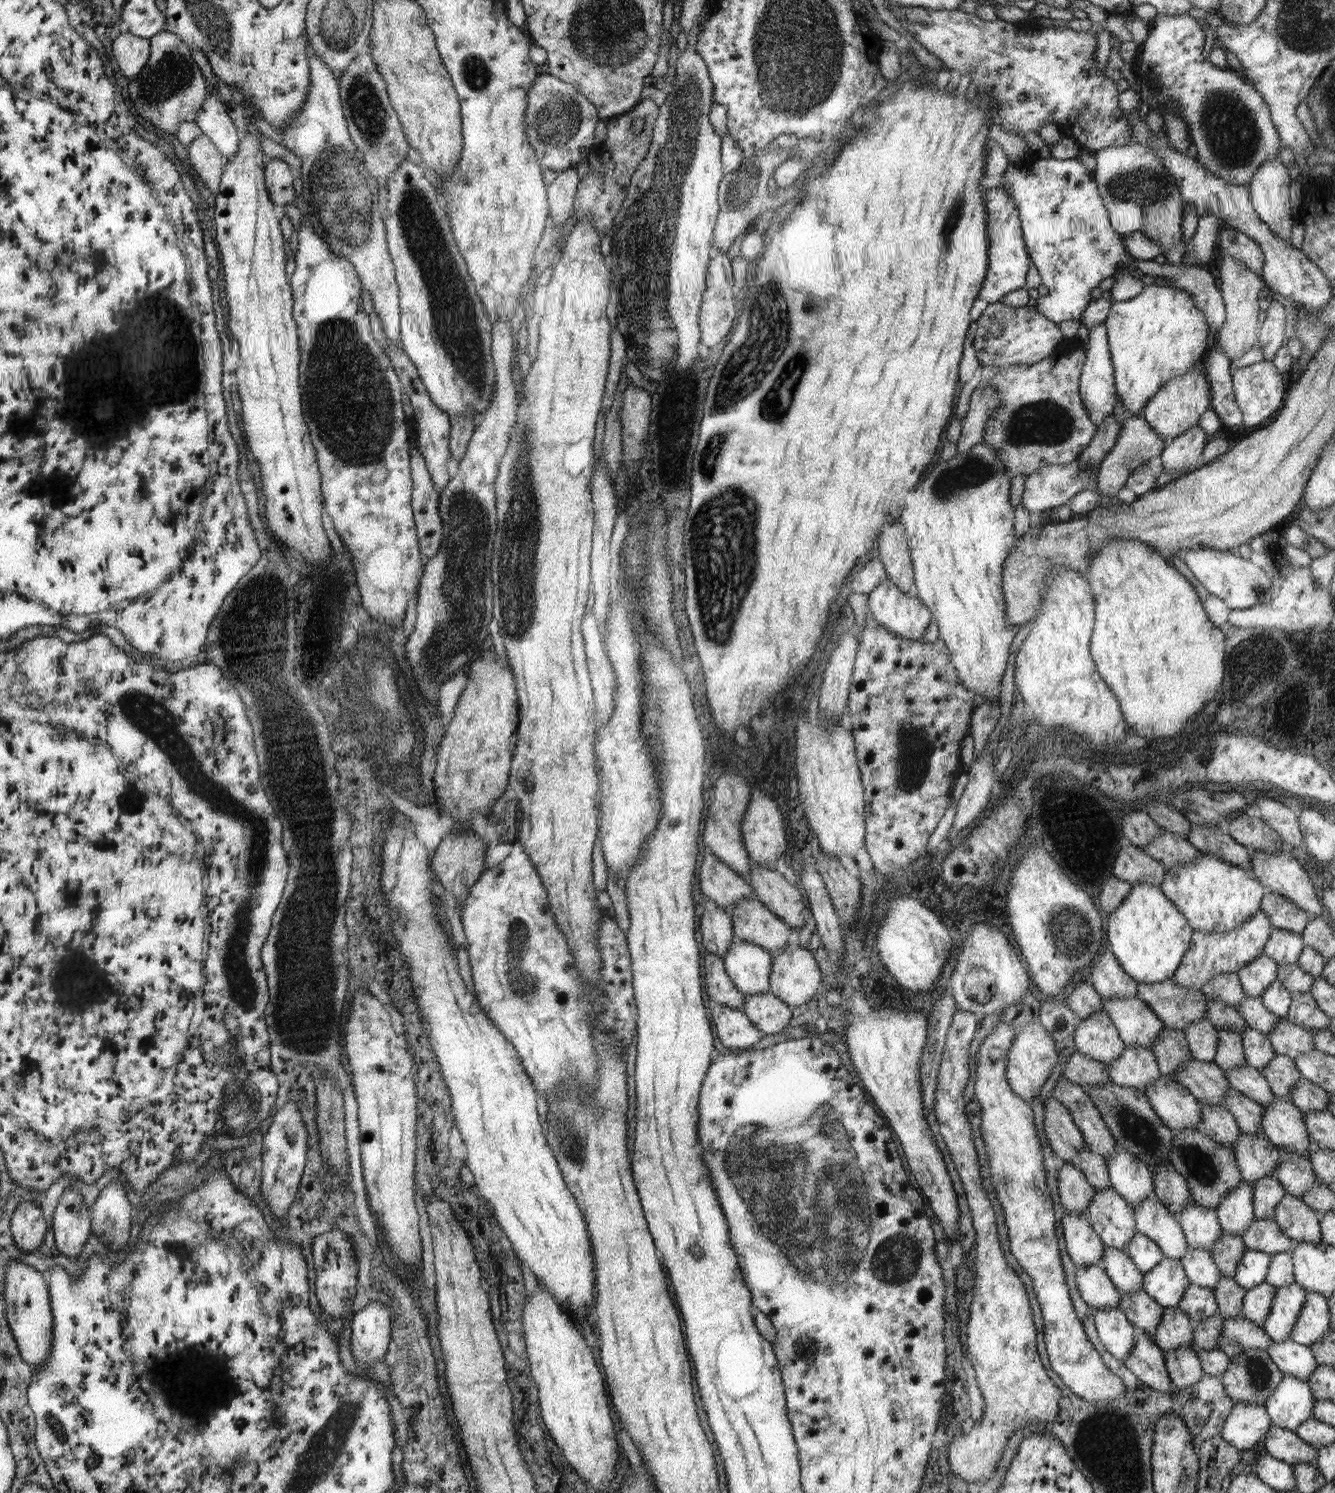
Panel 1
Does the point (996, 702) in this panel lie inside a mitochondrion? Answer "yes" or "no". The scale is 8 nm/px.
no

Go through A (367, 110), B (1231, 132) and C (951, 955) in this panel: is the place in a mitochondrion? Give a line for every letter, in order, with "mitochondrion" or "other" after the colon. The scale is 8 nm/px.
A: mitochondrion
B: mitochondrion
C: other

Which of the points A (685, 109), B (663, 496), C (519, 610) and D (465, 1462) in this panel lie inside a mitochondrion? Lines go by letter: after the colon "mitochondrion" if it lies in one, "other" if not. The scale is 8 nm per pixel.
A: mitochondrion
B: other
C: mitochondrion
D: other

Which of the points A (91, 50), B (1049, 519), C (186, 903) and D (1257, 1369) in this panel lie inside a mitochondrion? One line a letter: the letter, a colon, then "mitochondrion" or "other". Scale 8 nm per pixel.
A: other
B: other
C: other
D: mitochondrion

